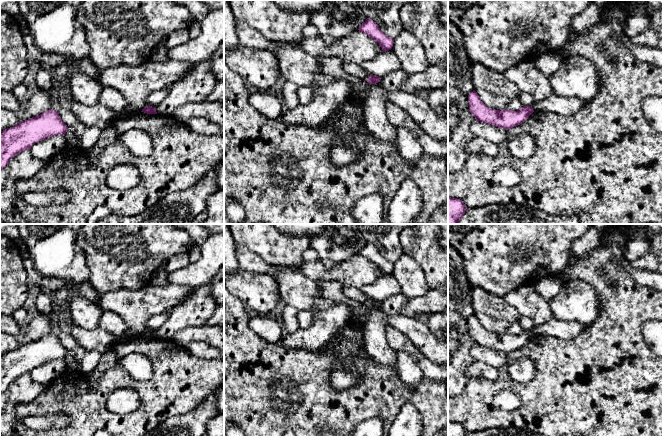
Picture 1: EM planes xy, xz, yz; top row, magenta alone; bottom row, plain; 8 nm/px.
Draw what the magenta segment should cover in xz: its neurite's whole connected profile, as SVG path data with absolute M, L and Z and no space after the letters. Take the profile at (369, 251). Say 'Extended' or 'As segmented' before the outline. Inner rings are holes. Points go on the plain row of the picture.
As segmented. M367 242L366 245L359 250L358 254L374 263L382 272L382 276L392 273L394 263L385 259L372 243Z

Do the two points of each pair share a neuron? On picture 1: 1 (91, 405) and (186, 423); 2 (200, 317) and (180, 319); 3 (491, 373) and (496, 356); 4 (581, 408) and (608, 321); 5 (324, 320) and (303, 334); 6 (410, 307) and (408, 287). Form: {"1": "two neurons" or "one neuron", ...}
{"1": "two neurons", "2": "one neuron", "3": "two neurons", "4": "one neuron", "5": "one neuron", "6": "two neurons"}

